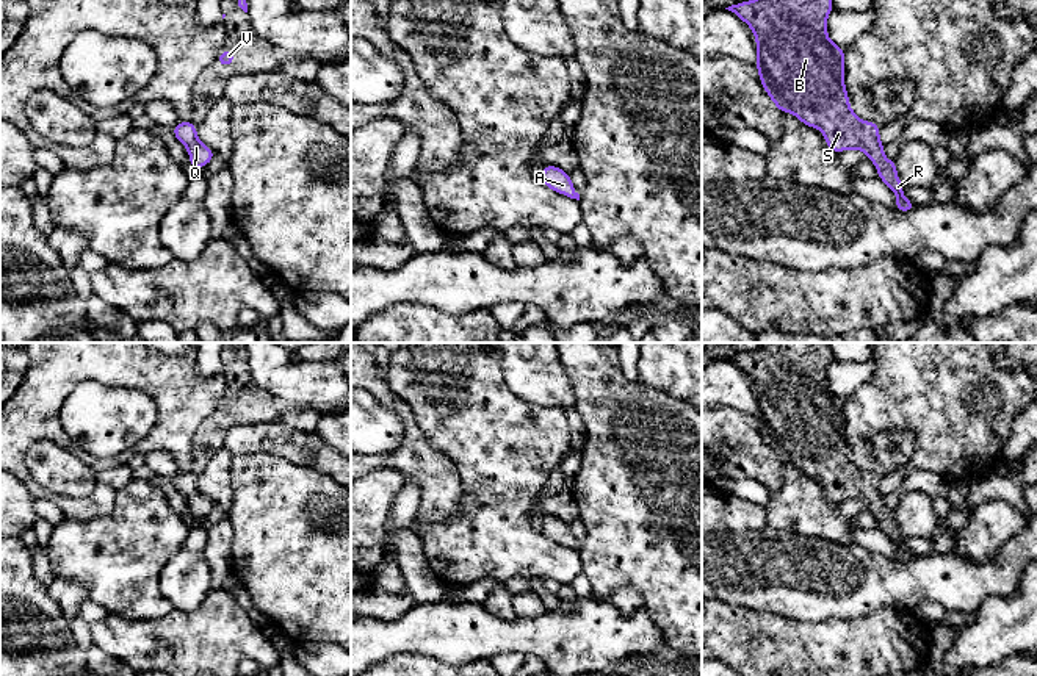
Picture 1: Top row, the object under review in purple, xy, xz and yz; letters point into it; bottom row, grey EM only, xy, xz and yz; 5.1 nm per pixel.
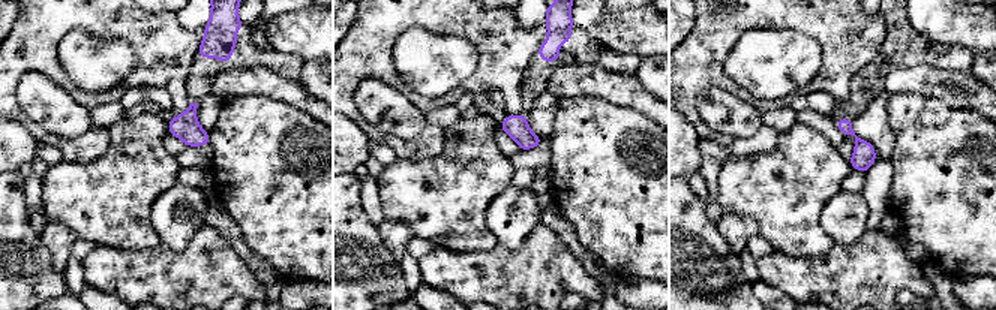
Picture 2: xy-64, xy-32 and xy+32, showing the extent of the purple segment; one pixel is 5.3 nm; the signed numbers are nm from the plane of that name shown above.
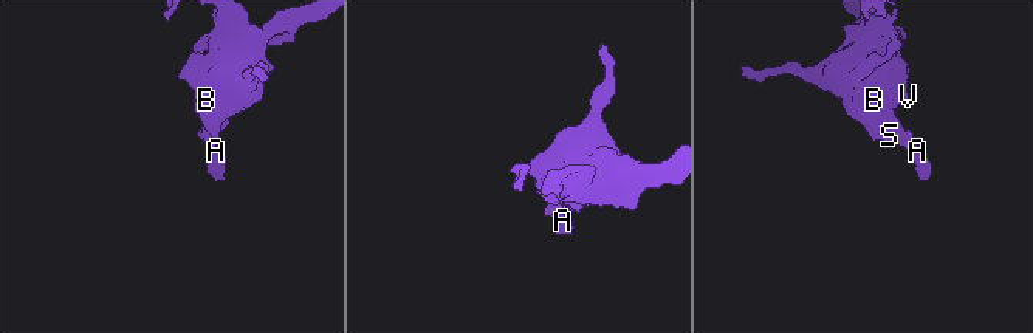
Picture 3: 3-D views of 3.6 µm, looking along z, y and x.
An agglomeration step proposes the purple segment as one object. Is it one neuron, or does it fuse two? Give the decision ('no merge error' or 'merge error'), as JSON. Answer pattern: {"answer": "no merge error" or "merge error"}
{"answer": "no merge error"}

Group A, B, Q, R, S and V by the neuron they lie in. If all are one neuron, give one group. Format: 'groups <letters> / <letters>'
groups A B Q R S V

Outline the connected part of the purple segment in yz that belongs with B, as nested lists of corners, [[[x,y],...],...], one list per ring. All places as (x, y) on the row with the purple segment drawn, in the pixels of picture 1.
[[[752,0],[725,8],[744,20],[753,31],[758,53],[755,66],[764,91],[782,113],[793,113],[807,127],[824,133],[830,150],[840,153],[857,149],[868,155],[877,167],[877,177],[898,196],[894,208],[916,208],[902,196],[904,185],[898,178],[896,161],[887,160],[879,138],[879,125],[865,122],[849,106],[844,88],[844,49],[827,36],[827,17],[832,0]]]

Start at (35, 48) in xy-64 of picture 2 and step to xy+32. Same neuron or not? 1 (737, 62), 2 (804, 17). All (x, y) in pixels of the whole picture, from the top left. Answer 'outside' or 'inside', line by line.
1: outside
2: inside

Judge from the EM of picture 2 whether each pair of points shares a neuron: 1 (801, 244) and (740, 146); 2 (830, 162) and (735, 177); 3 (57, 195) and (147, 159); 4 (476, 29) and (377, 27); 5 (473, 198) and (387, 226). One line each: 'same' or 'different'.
1: different
2: same
3: same
4: same
5: different

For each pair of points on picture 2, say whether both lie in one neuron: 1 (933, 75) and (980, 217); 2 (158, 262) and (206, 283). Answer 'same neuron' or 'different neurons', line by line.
1: different neurons
2: same neuron

